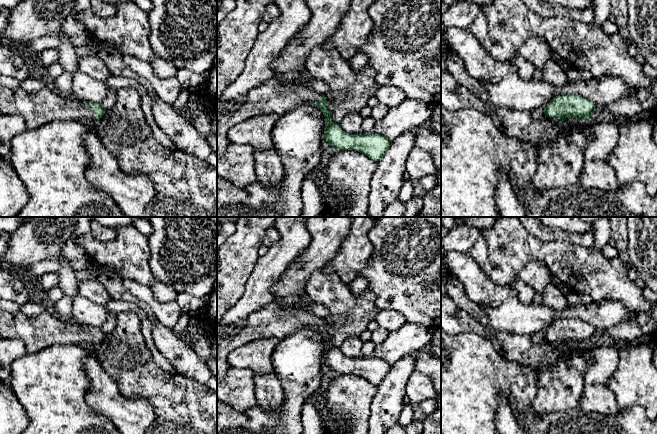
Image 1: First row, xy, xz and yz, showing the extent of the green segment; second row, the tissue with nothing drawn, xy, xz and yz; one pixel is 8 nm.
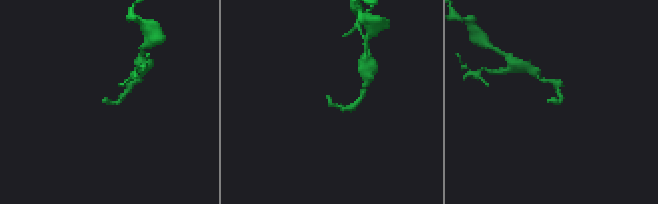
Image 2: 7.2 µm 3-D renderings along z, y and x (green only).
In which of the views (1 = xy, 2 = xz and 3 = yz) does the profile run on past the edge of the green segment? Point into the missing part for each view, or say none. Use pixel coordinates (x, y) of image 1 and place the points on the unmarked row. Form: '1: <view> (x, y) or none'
1: xy (37, 333)
2: xz (278, 319)
3: none

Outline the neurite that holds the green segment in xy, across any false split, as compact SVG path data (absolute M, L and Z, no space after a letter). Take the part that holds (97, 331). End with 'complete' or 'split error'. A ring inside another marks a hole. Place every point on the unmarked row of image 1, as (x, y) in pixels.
M50 308L35 317L0 310L0 338L21 339L28 354L58 344L94 347L105 336L101 327L86 327L76 321L62 319Z | split error

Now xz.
M283 300L272 301L247 317L246 324L231 335L224 335L217 324L217 380L224 379L230 367L227 357L237 347L261 338L282 340L297 330L309 327L317 330L325 341L324 366L341 374L355 374L378 386L390 370L390 365L378 358L350 358L331 343L325 319L313 315L305 307L292 306Z | split error

